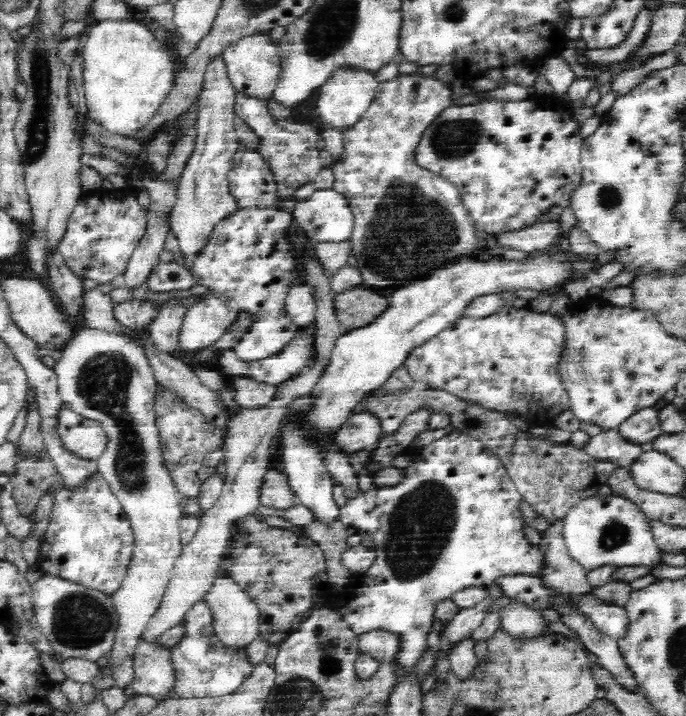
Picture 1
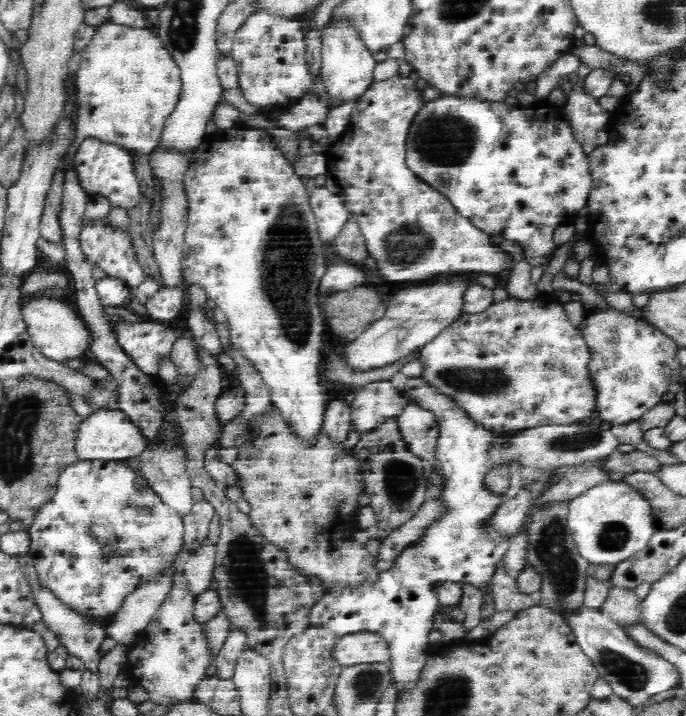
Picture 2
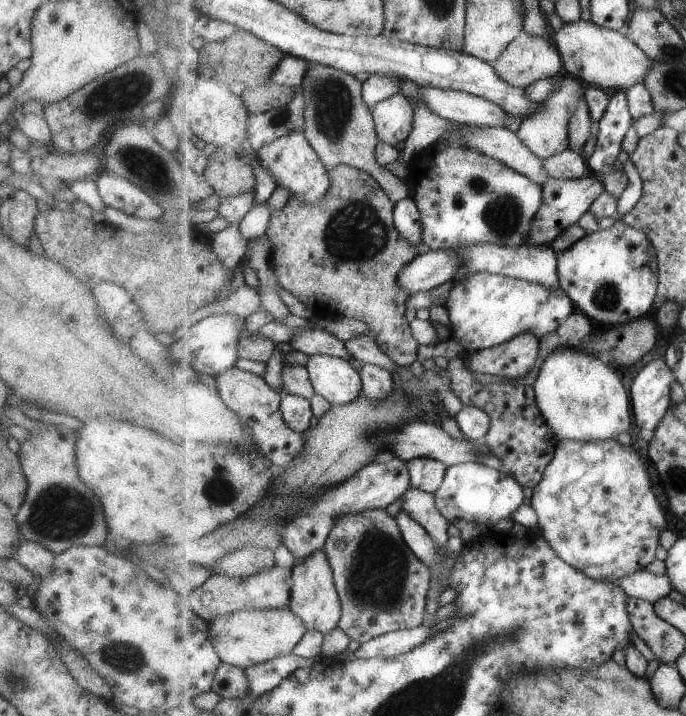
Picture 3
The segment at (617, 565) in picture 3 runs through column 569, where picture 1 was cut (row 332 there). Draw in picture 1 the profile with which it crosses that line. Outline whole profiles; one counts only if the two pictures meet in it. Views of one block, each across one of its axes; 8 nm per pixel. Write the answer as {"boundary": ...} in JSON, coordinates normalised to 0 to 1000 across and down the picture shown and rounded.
{"boundary":[[[742,422],[708,444],[671,443],[636,471],[601,489],[587,511],[609,539],[649,545],[672,559],[717,574],[735,578],[745,575],[761,584],[771,596],[799,596],[813,578],[829,574],[828,549],[819,541],[816,524],[810,518],[822,486],[824,459],[818,446],[799,434],[780,437],[771,429],[754,432]]]}

